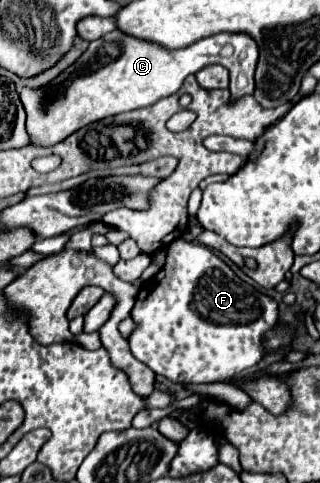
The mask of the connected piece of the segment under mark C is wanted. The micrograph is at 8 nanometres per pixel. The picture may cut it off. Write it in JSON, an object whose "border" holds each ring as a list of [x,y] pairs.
{"border":[[[115,28],[99,40],[93,40],[87,52],[49,86],[39,90],[23,88],[21,102],[27,114],[25,130],[31,136],[31,144],[53,146],[91,122],[145,108],[169,94],[175,94],[189,74],[195,74],[211,64],[221,64],[229,70],[231,97],[233,100],[241,98],[245,94],[253,94],[257,58],[257,42],[241,32],[213,34],[189,44],[189,48],[171,50],[161,48],[159,44],[149,44],[147,40],[137,40],[135,36]]]}

